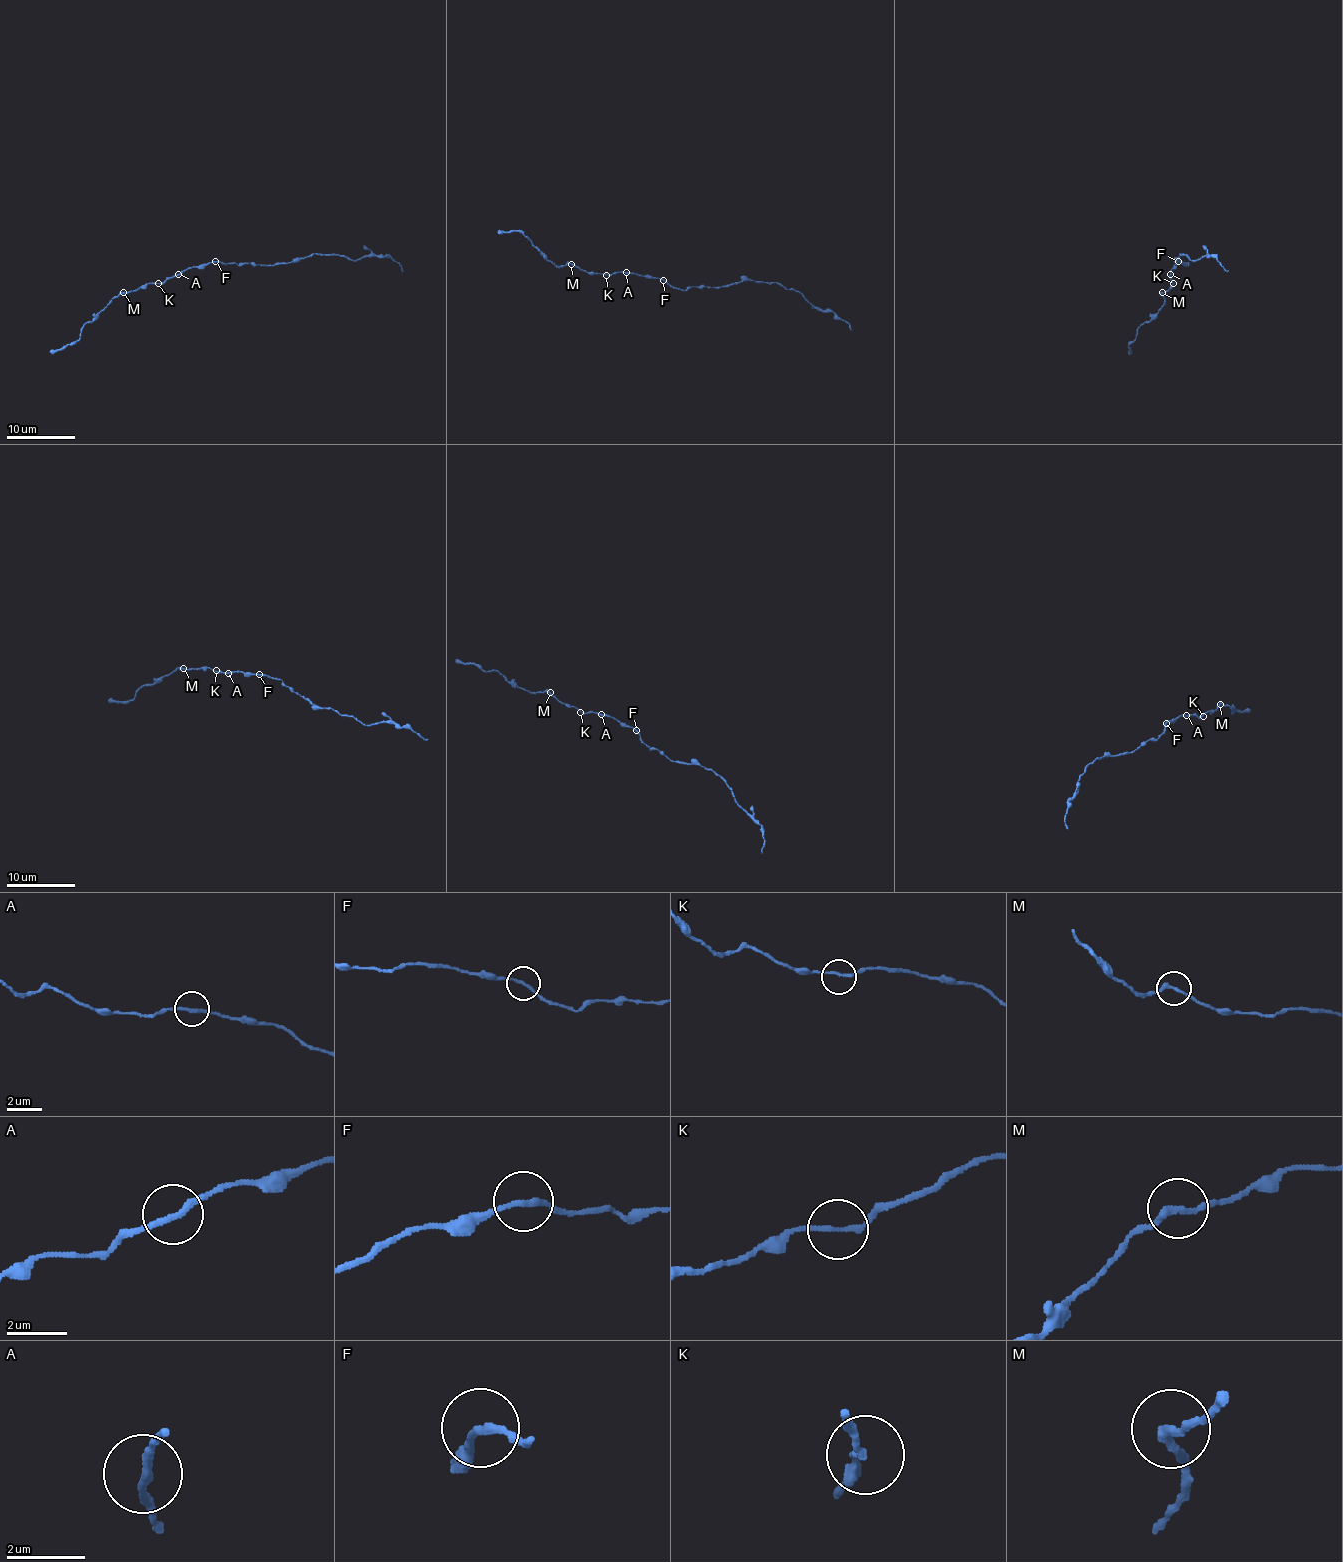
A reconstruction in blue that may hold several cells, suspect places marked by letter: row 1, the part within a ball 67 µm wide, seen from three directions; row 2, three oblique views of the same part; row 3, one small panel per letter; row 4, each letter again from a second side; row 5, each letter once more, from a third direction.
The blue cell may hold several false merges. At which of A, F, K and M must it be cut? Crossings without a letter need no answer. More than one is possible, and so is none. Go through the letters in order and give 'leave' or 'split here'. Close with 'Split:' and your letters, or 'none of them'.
A: leave
F: split here
K: leave
M: leave
Split: F

